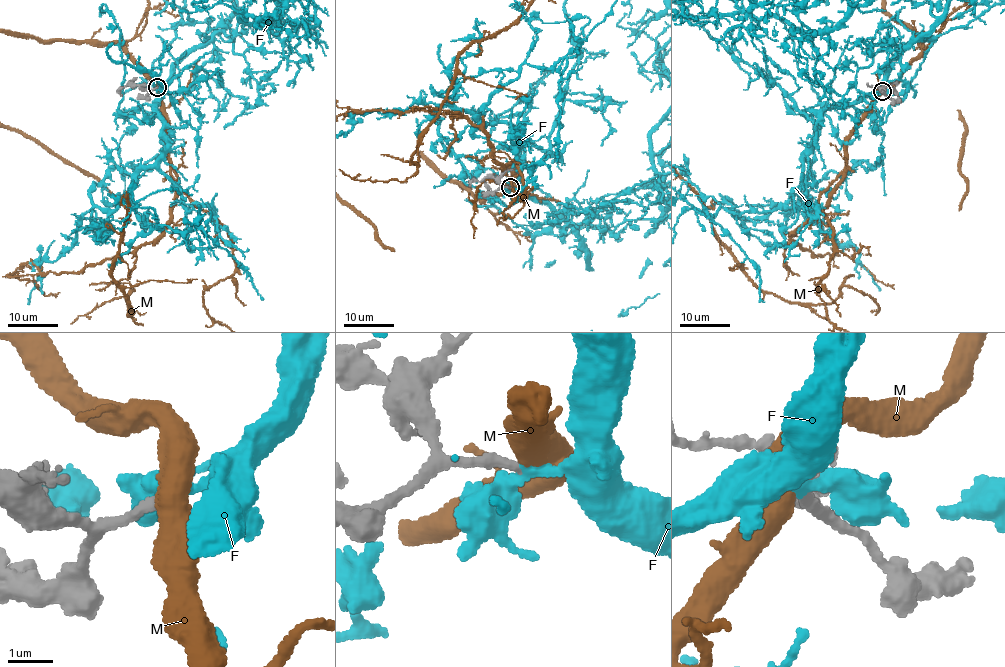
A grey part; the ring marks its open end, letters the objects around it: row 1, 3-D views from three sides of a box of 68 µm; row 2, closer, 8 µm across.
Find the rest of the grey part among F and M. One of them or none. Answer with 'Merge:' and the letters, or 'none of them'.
Merge: F

